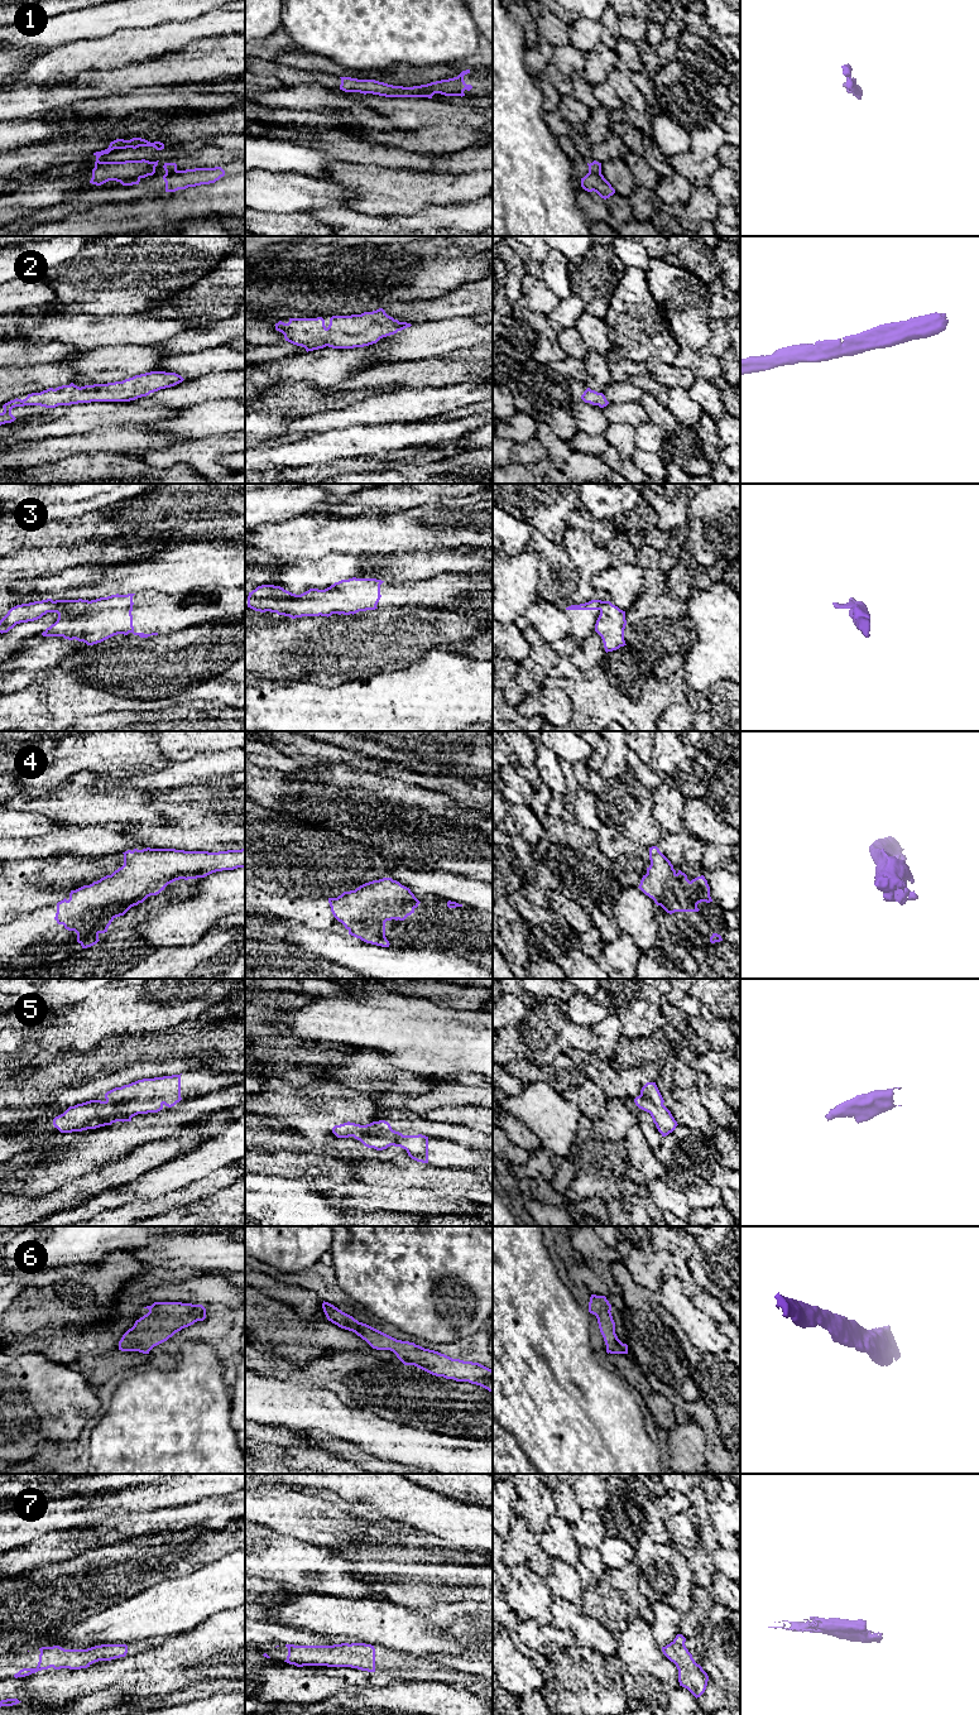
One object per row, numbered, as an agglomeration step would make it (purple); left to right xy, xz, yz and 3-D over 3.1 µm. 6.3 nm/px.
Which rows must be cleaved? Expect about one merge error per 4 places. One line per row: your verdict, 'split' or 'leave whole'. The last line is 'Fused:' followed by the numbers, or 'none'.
1: split
2: leave whole
3: leave whole
4: leave whole
5: leave whole
6: leave whole
7: leave whole
Fused: 1

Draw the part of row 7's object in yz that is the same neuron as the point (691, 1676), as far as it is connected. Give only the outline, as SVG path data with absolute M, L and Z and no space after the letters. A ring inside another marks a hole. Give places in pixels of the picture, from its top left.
M677 1634L670 1644L662 1647L662 1652L676 1664L680 1686L687 1688L697 1699L705 1692L709 1676L702 1667L695 1662L685 1642L686 1638L682 1634Z

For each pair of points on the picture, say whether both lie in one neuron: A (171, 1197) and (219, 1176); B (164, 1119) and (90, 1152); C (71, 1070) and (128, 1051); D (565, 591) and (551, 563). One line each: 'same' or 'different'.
A: same
B: same
C: same
D: same

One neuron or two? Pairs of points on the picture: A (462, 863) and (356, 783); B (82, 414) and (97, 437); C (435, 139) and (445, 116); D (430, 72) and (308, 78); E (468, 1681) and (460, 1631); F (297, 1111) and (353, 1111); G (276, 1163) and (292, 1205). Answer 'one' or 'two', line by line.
A: one
B: two
C: two
D: two
E: two
F: one
G: two

